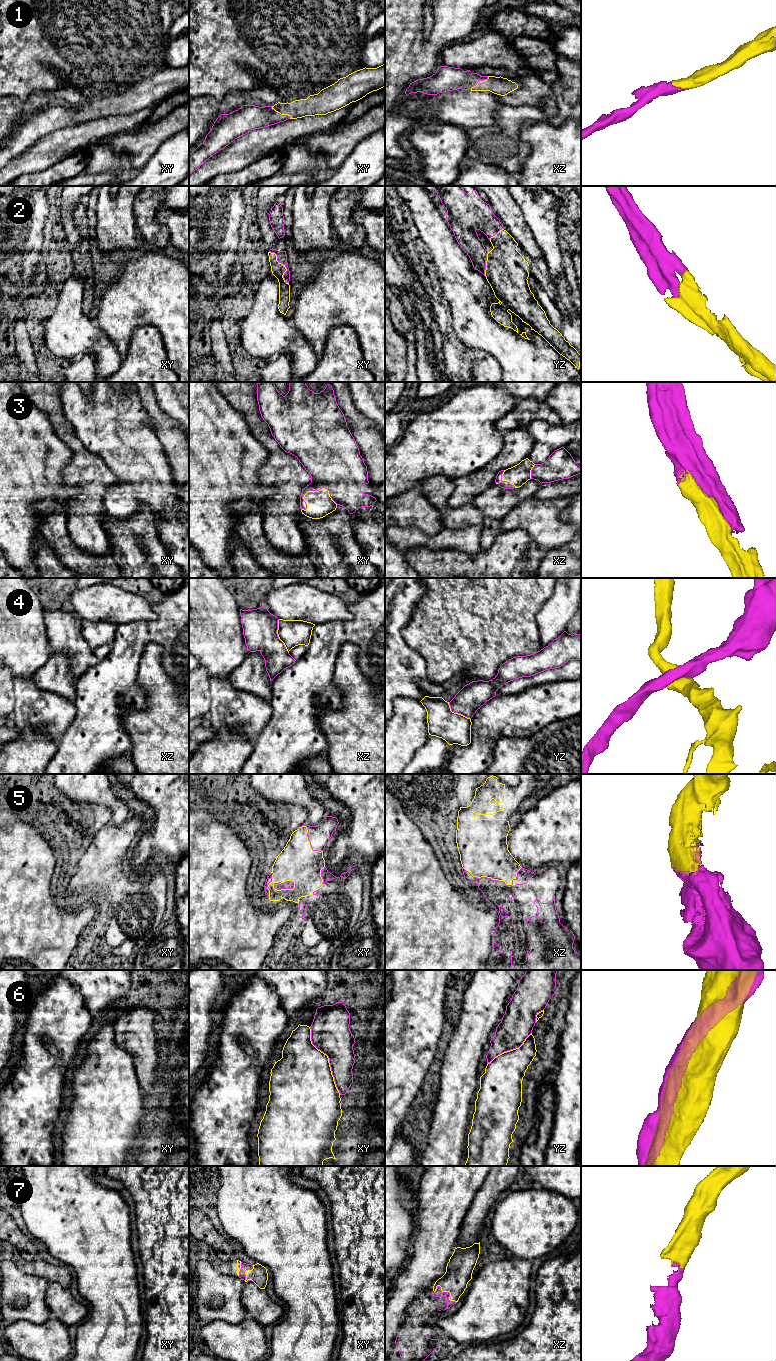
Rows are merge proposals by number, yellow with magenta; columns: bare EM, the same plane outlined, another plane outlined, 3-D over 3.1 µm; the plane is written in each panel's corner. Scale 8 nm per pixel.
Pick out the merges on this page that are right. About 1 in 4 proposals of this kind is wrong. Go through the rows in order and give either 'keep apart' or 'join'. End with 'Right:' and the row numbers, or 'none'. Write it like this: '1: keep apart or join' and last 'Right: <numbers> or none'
1: join
2: join
3: join
4: keep apart
5: join
6: keep apart
7: join
Right: 1, 2, 3, 5, 7

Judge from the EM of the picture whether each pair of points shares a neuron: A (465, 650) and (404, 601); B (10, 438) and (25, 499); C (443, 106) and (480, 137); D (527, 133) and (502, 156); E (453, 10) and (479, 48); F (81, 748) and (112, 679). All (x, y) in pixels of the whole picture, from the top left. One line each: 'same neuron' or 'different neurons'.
A: different neurons
B: same neuron
C: different neurons
D: different neurons
E: different neurons
F: same neuron

